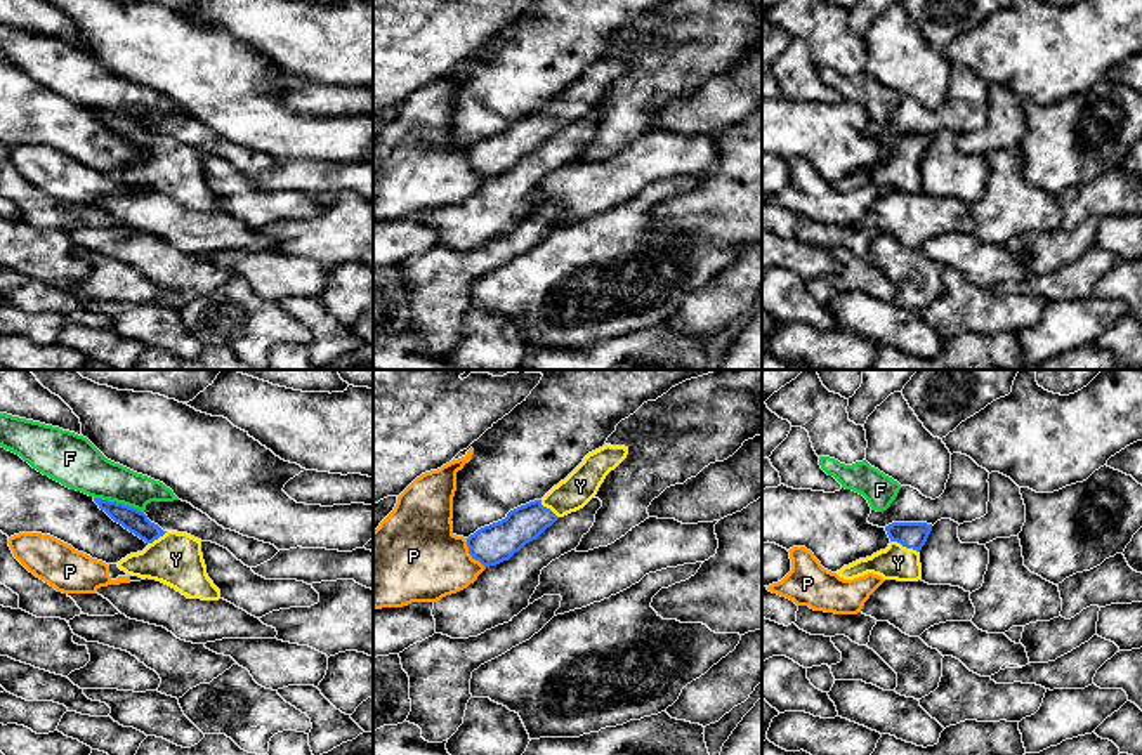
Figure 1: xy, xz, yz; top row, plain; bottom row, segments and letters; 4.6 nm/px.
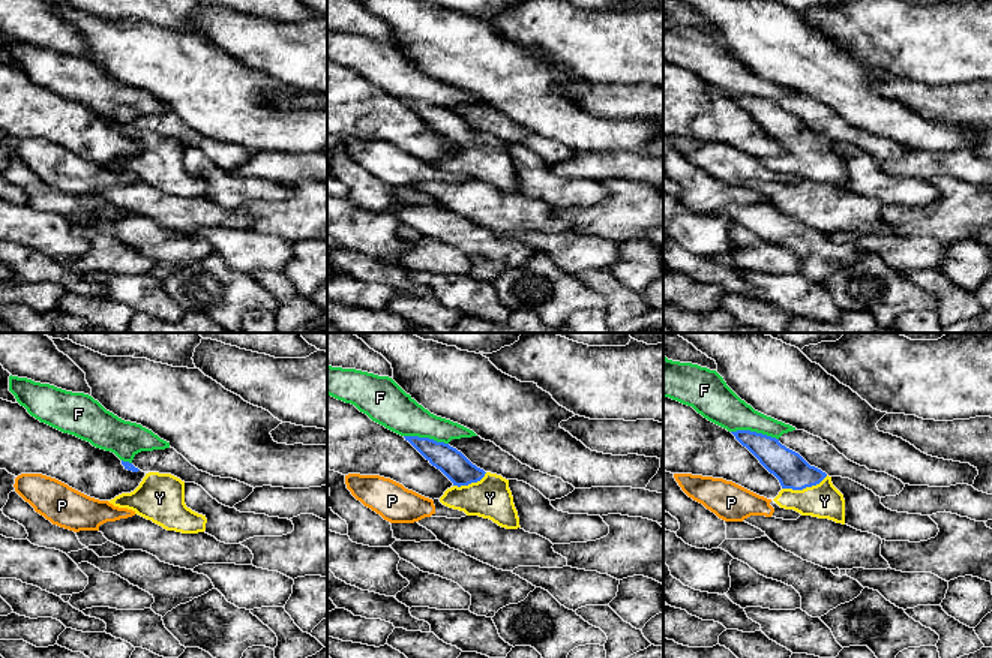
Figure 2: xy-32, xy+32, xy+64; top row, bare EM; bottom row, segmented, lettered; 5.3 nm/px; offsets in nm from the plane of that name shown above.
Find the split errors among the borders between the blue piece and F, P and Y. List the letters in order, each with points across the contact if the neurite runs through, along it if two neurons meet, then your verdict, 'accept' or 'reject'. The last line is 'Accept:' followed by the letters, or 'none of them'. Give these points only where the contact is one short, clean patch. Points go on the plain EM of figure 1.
F: reject
P: reject
Y: way yz (912, 146), (905, 157), (898, 174); accept
Accept: Y

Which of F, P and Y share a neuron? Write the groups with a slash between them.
F / P / Y

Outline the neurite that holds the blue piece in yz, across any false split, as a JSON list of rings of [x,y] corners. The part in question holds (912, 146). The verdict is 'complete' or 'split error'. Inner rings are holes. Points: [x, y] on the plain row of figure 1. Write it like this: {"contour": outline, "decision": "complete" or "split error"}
{"contour": [[[892,134],[885,137],[885,142],[890,149],[885,161],[843,177],[837,186],[843,191],[854,191],[868,184],[878,186],[883,191],[922,191],[920,161],[932,142],[932,135]]], "decision": "split error"}

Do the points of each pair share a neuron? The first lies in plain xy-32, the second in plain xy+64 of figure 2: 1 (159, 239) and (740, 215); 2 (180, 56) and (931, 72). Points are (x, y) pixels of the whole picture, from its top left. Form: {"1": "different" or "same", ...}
{"1": "same", "2": "different"}

